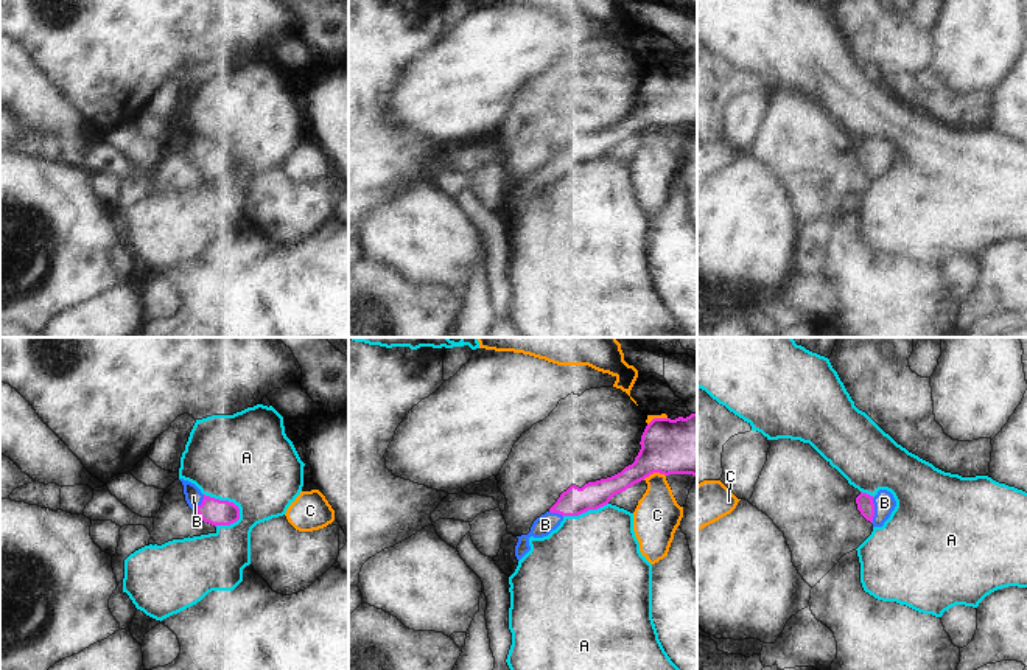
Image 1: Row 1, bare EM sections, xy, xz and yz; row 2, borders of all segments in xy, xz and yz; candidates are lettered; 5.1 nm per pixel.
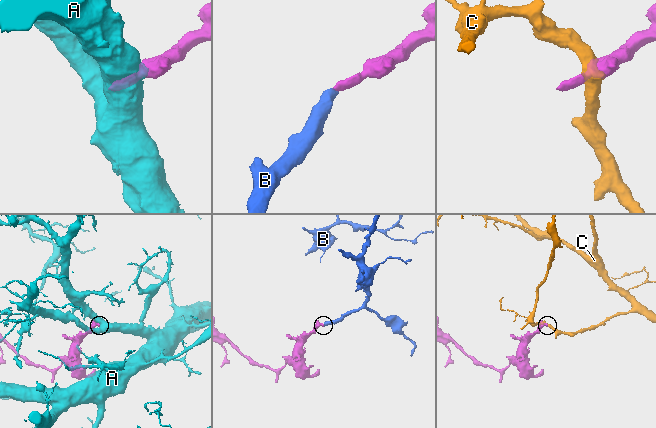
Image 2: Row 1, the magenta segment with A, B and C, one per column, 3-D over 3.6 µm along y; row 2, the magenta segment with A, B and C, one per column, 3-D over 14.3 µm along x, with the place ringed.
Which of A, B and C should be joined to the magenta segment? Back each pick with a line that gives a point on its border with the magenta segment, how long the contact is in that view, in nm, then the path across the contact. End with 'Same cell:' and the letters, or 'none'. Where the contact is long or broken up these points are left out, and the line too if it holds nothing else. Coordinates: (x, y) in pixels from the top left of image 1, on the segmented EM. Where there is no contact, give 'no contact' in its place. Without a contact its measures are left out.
B: yz (873, 510) | 140 nm | across yz (864, 501), (873, 510), (884, 502)
Same cell: B

